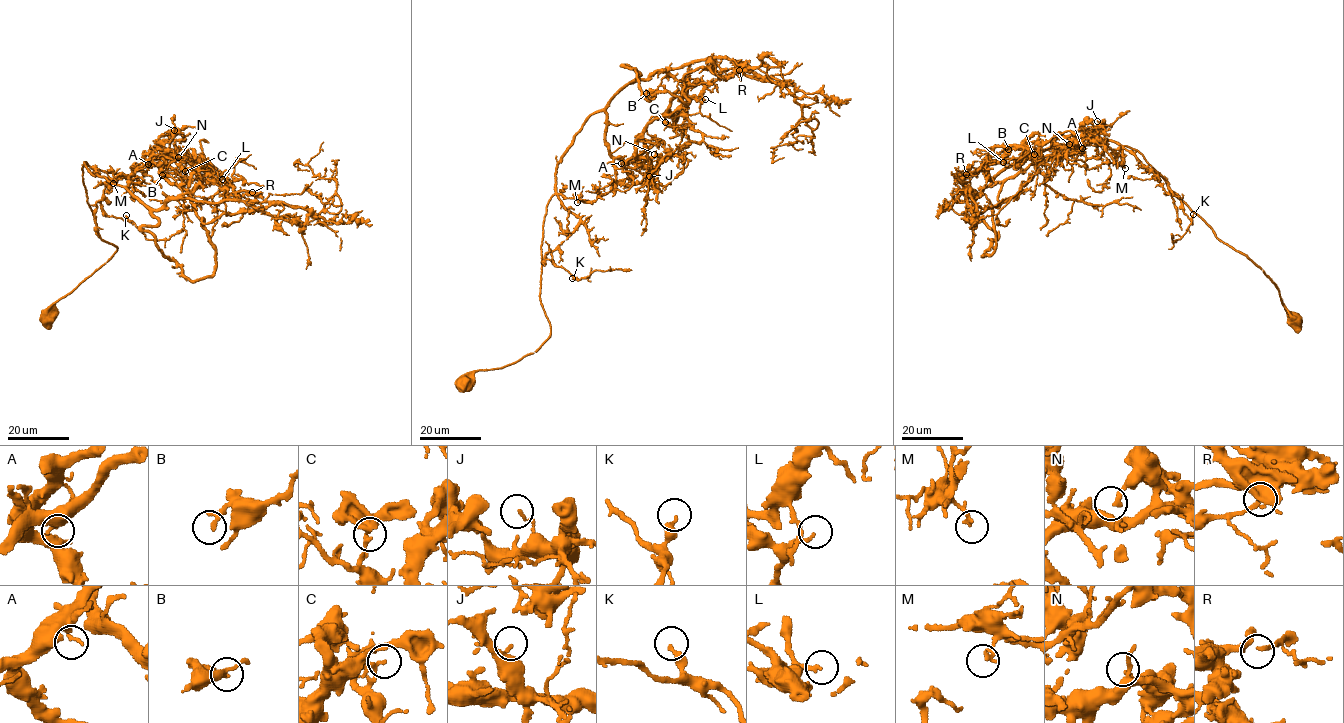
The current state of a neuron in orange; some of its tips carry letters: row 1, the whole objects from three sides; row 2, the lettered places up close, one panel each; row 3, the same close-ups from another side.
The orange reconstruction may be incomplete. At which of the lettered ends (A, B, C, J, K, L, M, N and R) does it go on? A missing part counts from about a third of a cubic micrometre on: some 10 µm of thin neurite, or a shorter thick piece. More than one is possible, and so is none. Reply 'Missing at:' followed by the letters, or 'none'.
Missing at: none

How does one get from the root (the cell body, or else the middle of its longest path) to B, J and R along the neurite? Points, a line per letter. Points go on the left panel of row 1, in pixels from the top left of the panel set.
B: (46, 316), (117, 249), (98, 233), (84, 164), (153, 209), (182, 193), (162, 175)
J: (46, 316), (117, 249), (99, 236), (82, 168), (89, 165), (106, 178), (130, 176), (157, 140), (174, 130)
R: (46, 316), (117, 249), (98, 233), (85, 162), (153, 209), (252, 192)

